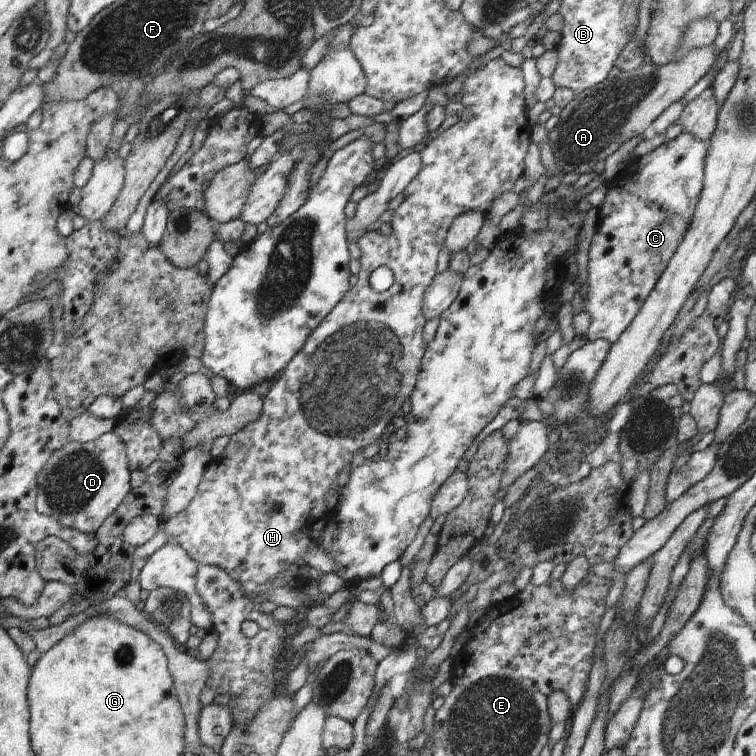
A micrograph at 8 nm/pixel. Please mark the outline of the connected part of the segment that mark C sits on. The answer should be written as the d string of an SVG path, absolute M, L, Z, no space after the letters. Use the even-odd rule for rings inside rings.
M681 133L646 156L629 160L625 169L609 182L606 198L598 212L598 228L588 252L588 292L581 303L582 312L588 313L591 318L585 334L587 341L604 339L614 343L640 312L692 223L700 194L704 189L706 154L707 145L704 142L690 134Z

